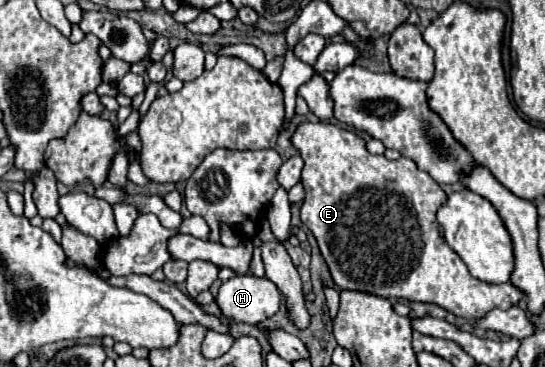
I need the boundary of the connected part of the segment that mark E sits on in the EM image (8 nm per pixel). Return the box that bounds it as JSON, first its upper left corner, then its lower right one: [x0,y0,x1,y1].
[290,121,526,319]

